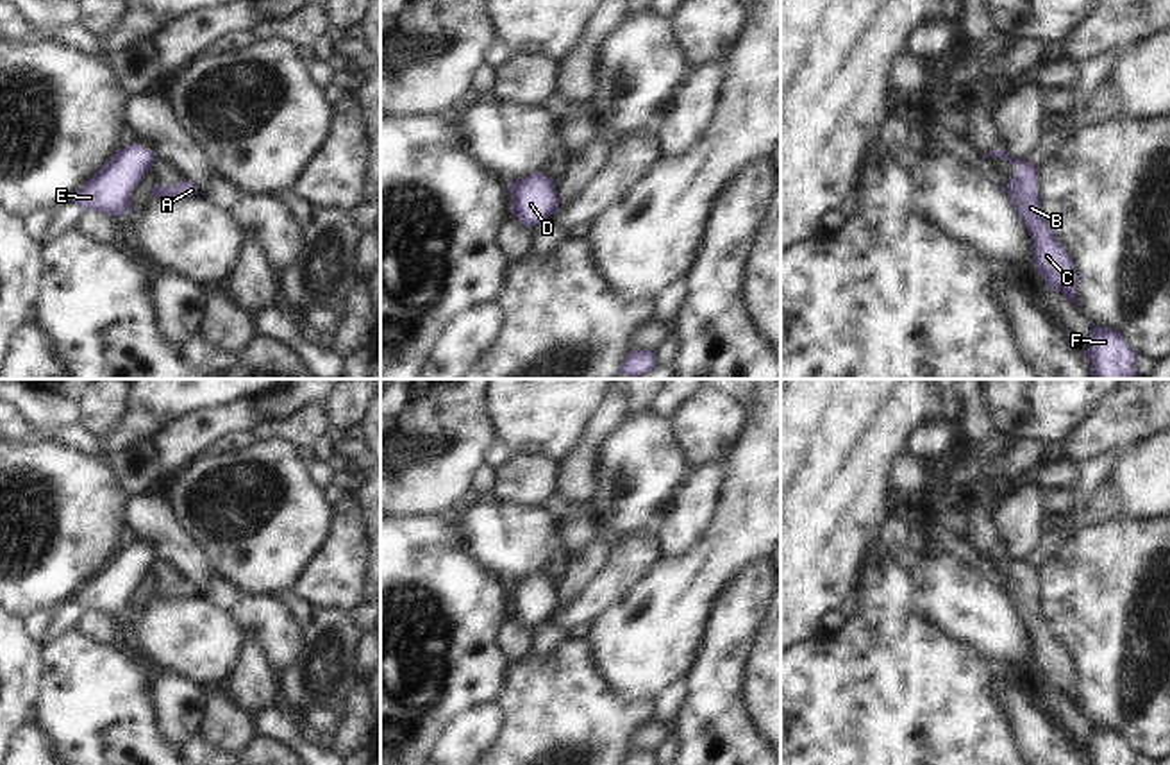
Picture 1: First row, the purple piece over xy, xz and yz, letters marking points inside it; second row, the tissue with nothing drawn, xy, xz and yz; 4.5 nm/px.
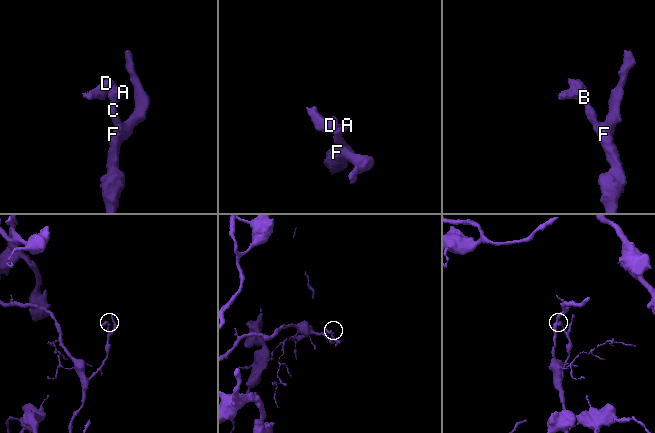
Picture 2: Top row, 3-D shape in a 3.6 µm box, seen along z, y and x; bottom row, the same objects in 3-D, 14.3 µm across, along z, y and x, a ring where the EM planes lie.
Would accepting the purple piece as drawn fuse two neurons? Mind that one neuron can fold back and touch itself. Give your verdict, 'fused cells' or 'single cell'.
fused cells

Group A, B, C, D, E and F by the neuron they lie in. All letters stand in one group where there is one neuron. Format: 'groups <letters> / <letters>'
groups A B C F / D E

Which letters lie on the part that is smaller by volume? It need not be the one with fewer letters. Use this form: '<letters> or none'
D, E

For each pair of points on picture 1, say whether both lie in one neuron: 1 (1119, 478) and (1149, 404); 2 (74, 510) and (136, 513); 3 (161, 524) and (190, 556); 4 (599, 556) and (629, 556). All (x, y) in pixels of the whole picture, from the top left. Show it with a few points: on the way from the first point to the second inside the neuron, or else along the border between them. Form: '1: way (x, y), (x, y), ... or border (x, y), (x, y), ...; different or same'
1: border (1128, 445), (1115, 453); different
2: border (129, 497), (124, 508), (124, 522); different
3: way (165, 531), (183, 549); same
4: border (613, 540), (606, 563), (583, 588); different

